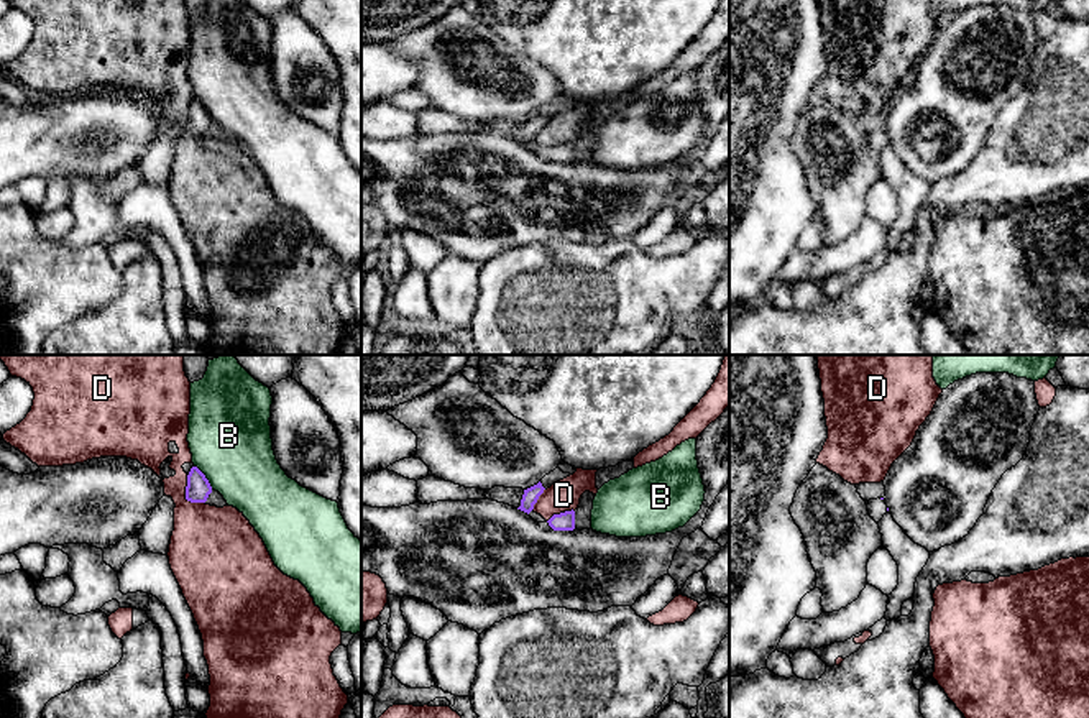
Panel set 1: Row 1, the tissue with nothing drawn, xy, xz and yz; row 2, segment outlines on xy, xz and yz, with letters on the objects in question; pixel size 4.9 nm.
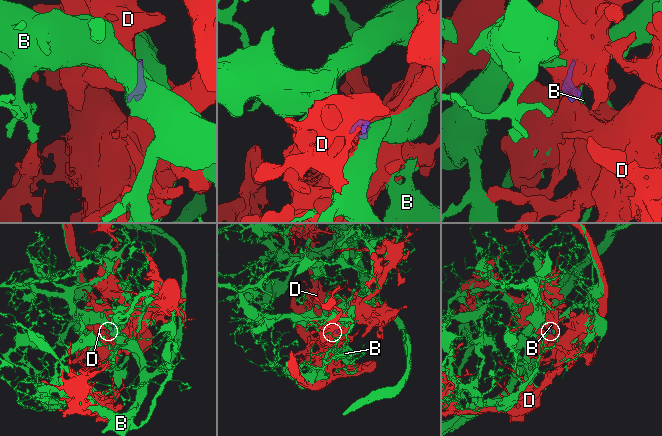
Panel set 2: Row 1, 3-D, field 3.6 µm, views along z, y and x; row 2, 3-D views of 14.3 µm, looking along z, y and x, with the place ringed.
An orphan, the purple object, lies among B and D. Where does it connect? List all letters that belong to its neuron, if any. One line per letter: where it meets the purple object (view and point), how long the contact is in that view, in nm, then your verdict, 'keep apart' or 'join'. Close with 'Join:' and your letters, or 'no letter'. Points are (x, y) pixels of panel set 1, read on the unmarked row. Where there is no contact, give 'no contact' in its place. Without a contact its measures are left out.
B: meets purple in xy at (204, 109); contact 150 nm long; keep apart
D: meets purple in xy at (186, 128); contact 170 nm long; keep apart
Join: no letter

